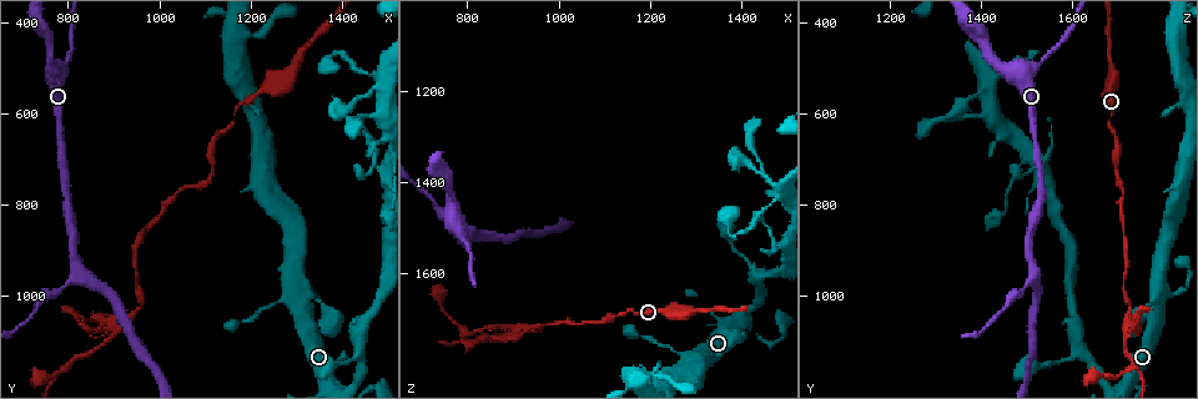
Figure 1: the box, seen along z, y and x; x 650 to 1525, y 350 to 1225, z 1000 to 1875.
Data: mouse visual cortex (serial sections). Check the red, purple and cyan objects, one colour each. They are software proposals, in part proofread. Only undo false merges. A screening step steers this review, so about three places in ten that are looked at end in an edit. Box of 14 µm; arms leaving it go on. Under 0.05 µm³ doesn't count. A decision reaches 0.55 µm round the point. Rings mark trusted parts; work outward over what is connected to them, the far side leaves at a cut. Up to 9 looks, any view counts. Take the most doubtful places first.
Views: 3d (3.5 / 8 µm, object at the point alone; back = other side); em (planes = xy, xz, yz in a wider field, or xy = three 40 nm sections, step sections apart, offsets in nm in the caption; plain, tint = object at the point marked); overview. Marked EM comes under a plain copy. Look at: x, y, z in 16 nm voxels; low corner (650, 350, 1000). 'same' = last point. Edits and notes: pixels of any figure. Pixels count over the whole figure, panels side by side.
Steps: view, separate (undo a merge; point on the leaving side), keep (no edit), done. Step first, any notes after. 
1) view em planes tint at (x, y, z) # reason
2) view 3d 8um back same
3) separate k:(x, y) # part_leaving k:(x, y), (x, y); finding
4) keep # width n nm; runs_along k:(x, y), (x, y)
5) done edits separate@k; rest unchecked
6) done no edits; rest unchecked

view 3d 3.5um at (920, 1060, 1720)

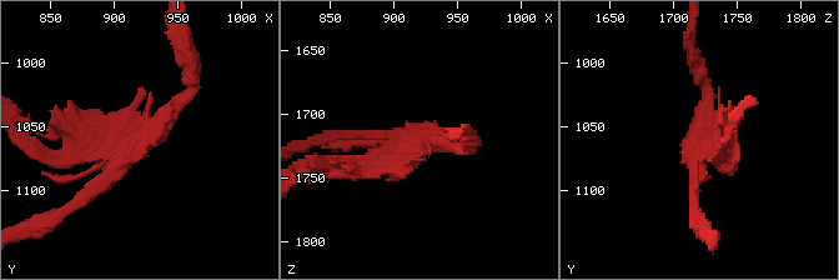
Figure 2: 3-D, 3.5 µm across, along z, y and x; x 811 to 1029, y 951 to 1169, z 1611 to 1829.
view em xy step 2 tint at (924, 1060, 1720)

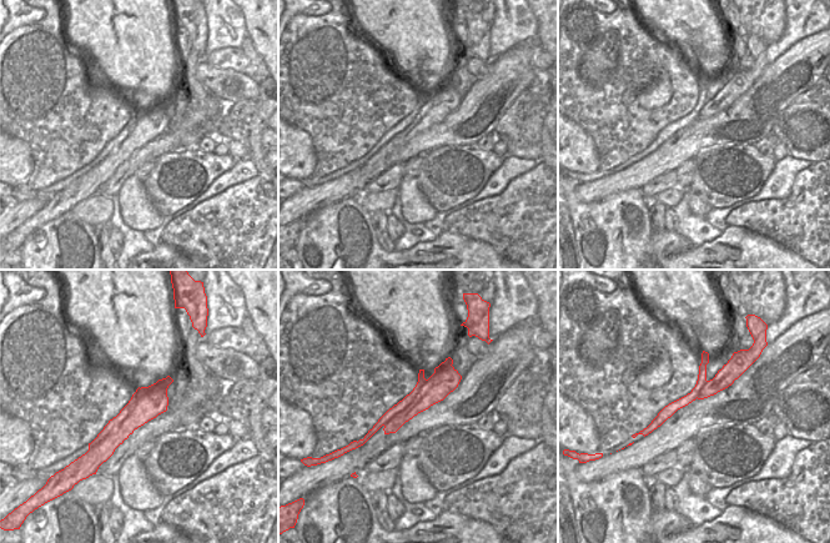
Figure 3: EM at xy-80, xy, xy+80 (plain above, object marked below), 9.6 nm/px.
separate 2:(85, 131) # width 260 nm; border 3:(426, 380), (416, 398), (383, 425); a second cell is stuck on

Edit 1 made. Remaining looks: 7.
view overview # see it whole again

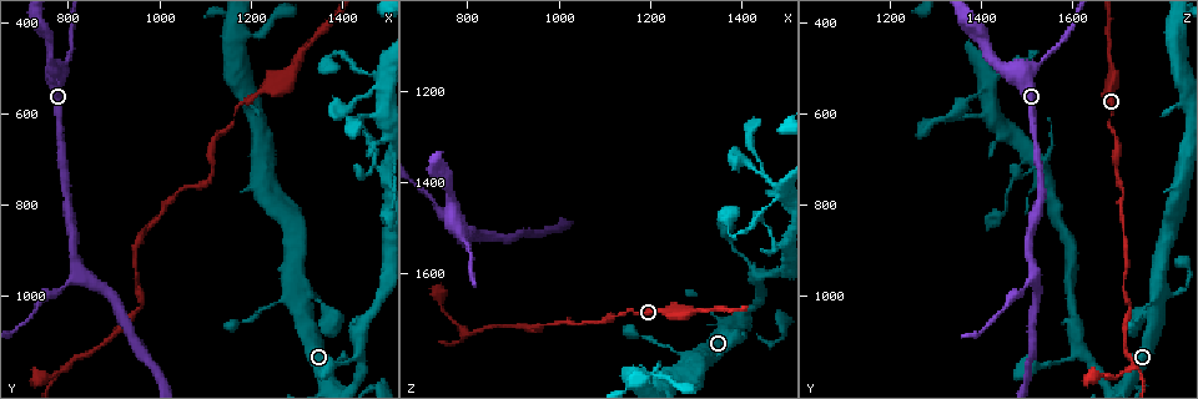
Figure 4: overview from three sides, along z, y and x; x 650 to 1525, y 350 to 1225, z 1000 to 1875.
view 3d 3.5um at (795, 1155, 1735) # branch point

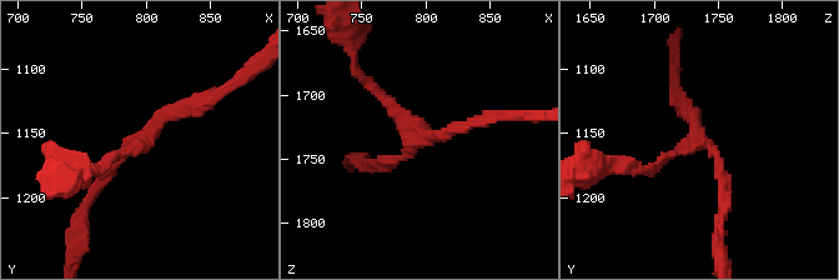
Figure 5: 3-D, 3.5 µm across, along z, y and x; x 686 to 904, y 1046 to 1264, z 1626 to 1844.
view em xy step 1 tint at (794, 1154, 1730) # arms 3; arm_widths 150, 150, 150 nm

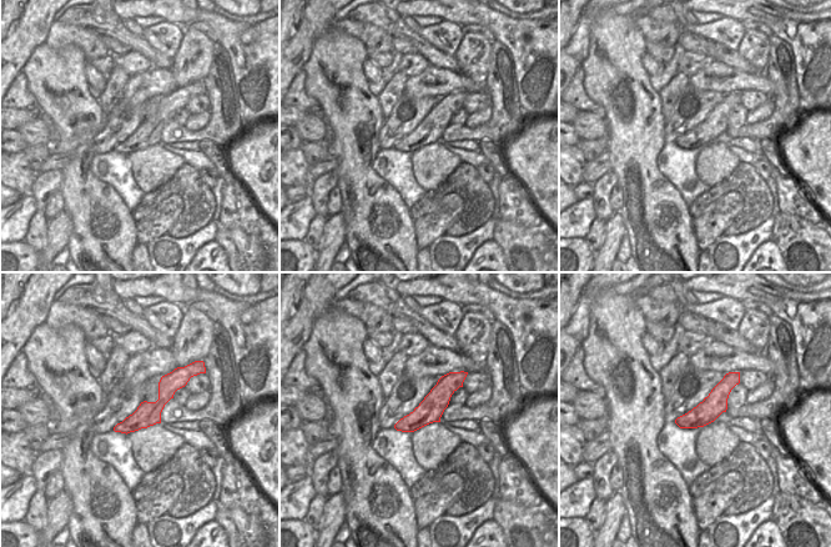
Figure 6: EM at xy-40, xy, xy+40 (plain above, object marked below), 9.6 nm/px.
keep # continuous, no second cell

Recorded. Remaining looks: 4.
view 3d 3.5um at (780, 980, 1500)

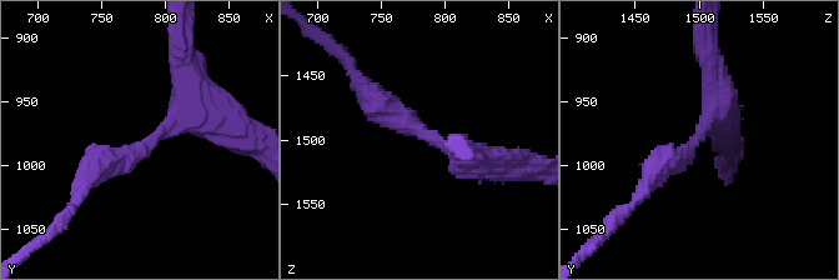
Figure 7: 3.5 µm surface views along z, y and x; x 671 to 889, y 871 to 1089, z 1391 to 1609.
view em planes tint at (784, 980, 1494) # arm_widths 350, 400 nm

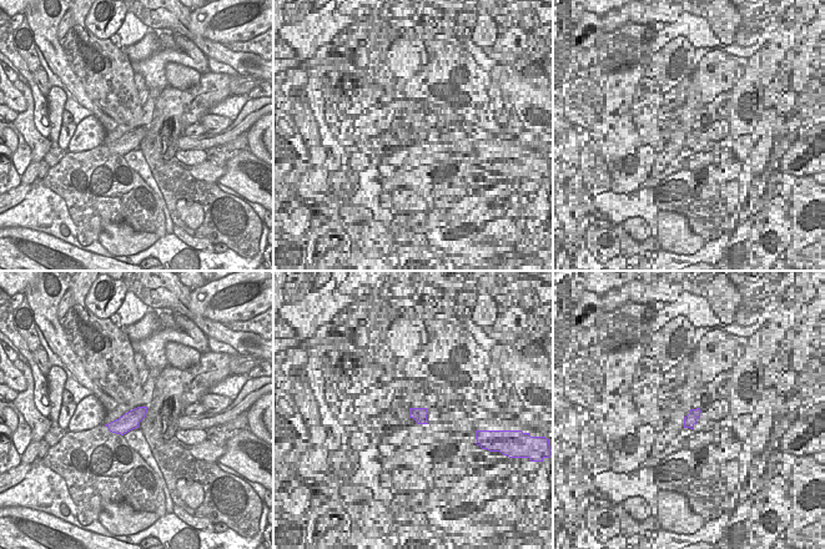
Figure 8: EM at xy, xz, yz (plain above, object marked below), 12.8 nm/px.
view em xy step 3 tint same

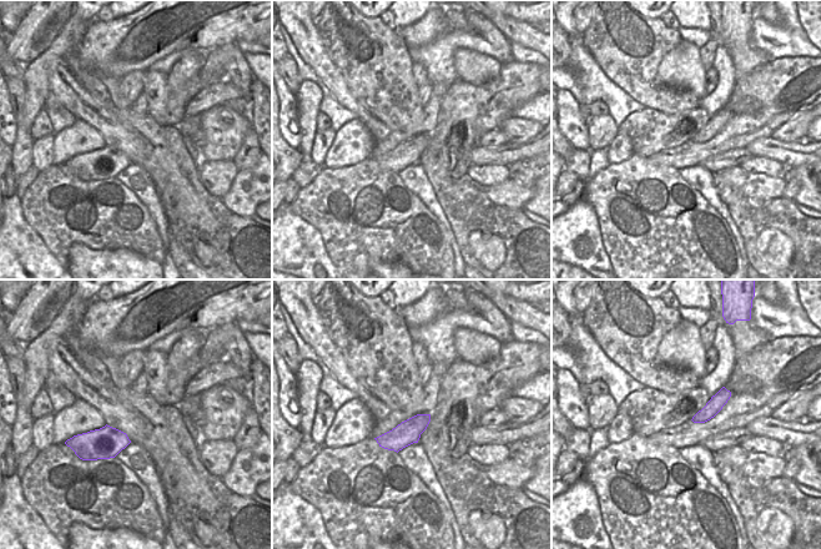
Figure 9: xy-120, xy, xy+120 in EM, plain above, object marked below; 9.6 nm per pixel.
keep # runs_along 7:(186, 84), (167, 126), (86, 176); all the same cell

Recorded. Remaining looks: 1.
done edits separate@2; rest unchecked

